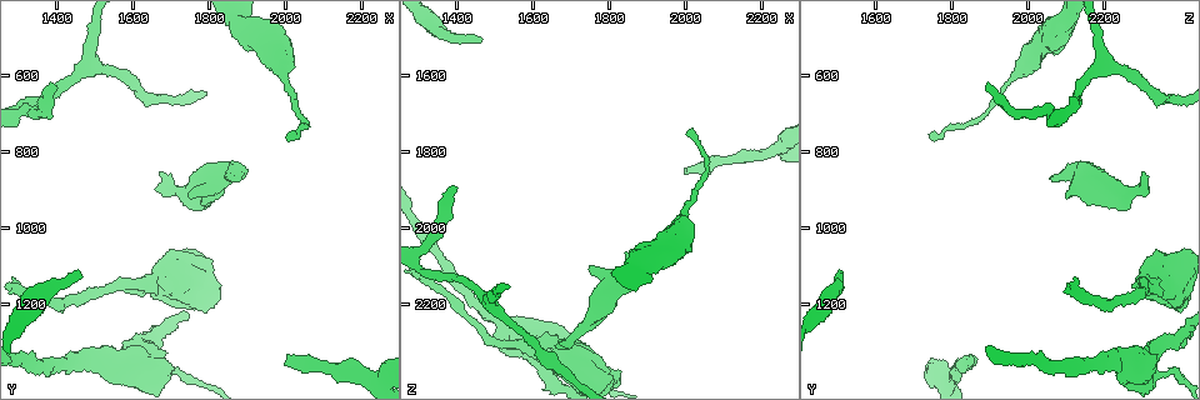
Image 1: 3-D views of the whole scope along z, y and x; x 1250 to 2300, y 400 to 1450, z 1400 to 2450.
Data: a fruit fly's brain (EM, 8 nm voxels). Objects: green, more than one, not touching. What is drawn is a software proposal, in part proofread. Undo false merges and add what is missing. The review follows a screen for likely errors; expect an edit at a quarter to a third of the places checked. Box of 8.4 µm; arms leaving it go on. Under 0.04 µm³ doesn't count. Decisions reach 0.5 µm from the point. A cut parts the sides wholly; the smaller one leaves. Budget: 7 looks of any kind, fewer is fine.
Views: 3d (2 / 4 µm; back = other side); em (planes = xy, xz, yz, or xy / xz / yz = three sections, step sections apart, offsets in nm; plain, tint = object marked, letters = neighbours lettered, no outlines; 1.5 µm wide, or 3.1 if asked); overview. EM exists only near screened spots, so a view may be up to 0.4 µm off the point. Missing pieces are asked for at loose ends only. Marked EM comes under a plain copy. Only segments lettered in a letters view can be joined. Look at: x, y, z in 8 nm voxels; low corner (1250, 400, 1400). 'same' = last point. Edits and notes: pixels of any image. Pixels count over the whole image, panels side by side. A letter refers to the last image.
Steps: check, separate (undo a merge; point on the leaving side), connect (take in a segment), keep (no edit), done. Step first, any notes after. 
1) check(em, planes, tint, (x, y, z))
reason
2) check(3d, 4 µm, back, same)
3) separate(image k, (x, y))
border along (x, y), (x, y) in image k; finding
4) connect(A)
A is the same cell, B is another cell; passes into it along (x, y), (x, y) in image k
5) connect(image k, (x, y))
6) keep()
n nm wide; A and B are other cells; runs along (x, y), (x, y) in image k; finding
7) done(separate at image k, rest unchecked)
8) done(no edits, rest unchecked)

check(3d, 4 µm, (2000, 1355, 1845))
branch stops here

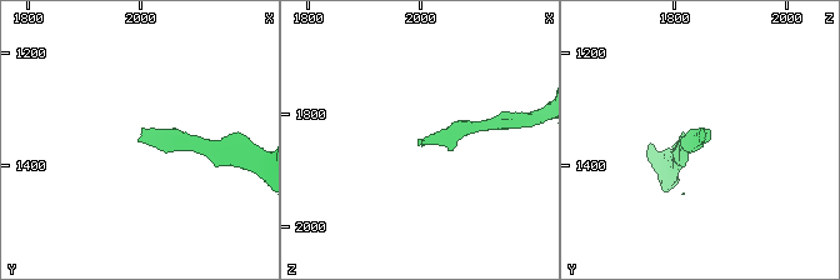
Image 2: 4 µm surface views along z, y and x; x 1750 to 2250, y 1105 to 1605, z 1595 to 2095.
check(em, xz, step 4, letters, (1995, 1355, 1840))

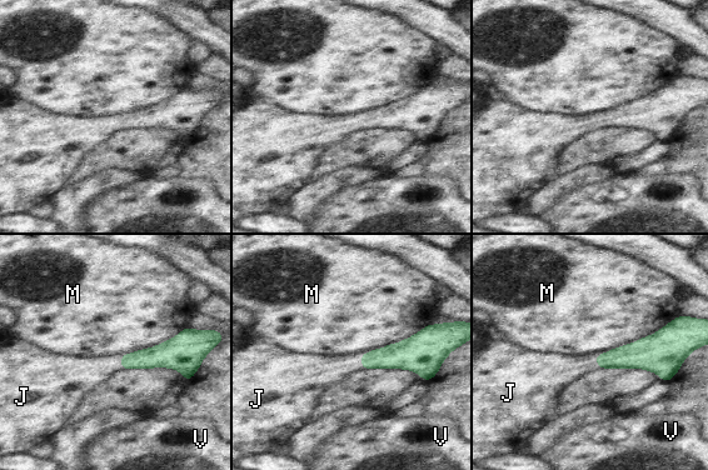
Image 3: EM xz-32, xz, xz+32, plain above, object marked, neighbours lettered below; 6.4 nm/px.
connect(J)
J is the same cell, M and V are other cells; passes into it along (158, 356), (121, 364), (84, 374) in image 3; the cell continues

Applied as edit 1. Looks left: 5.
check(em, xz, step 4, tint, (1870, 870, 2055))
an open end

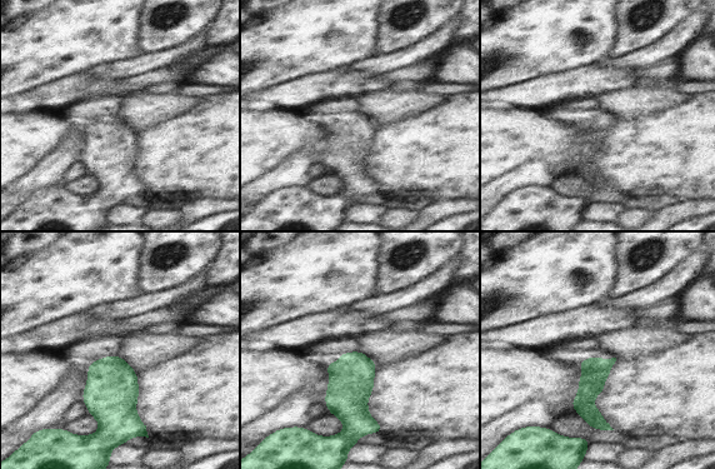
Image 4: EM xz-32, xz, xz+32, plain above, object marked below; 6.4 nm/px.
check(em, planes, letters, same)
another direction

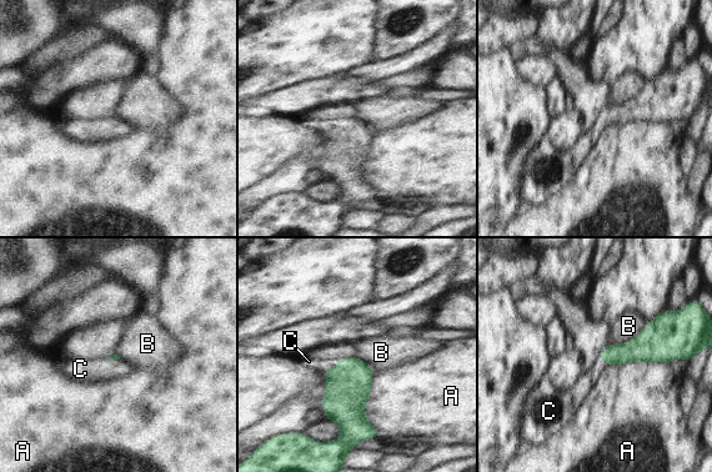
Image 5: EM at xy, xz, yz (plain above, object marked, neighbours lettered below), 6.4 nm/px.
connect(C)
C is the same cell, A and B are other cells; passes into it along (349, 386), (331, 368), (309, 361) in image 5; it goes on there

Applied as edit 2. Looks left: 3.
check(overview)

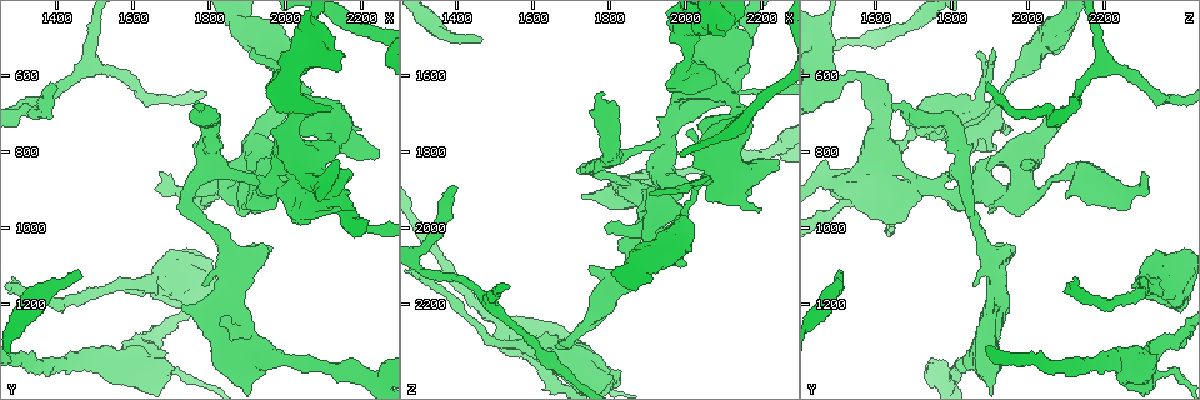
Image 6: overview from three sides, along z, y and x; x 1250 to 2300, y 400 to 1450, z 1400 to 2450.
check(em, xz, step 4, letters, (1385, 615, 1895))
an open end

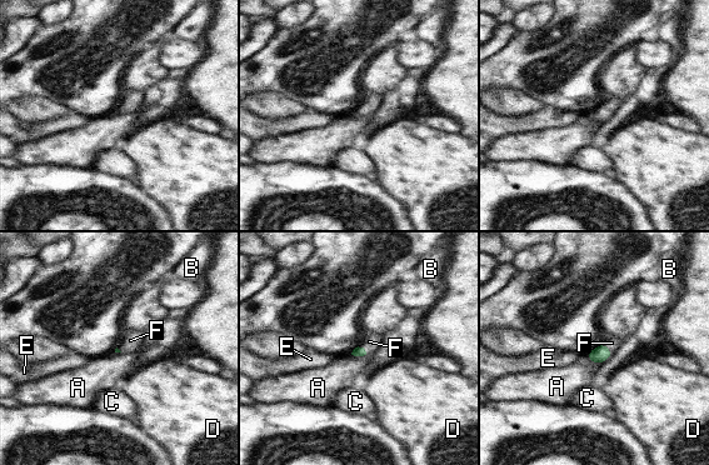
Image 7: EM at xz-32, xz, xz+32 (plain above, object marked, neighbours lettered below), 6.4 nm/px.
connect(F)
F is the same cell, A, B, C, D and E are other cells; passes into it along (600, 354), (605, 346), (612, 343) in image 7; the cell continues

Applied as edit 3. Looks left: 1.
done(connect at image 3, connect at image 5, connect at image 7, rest unchecked)

